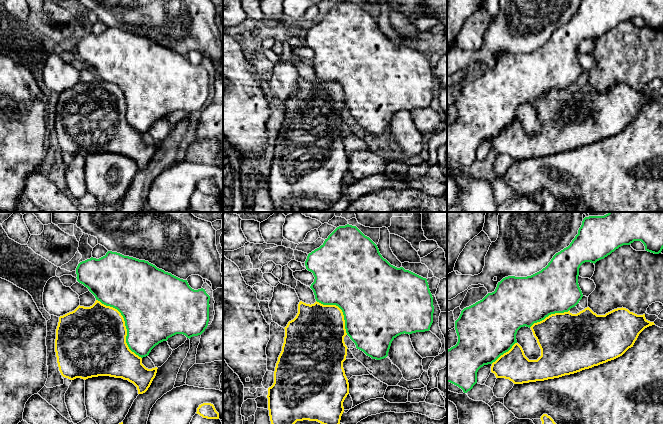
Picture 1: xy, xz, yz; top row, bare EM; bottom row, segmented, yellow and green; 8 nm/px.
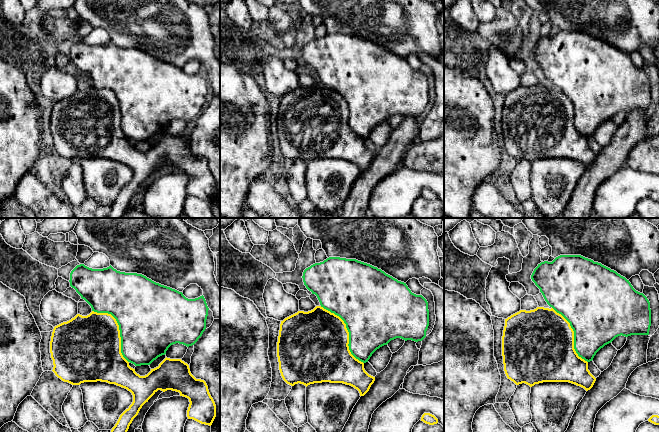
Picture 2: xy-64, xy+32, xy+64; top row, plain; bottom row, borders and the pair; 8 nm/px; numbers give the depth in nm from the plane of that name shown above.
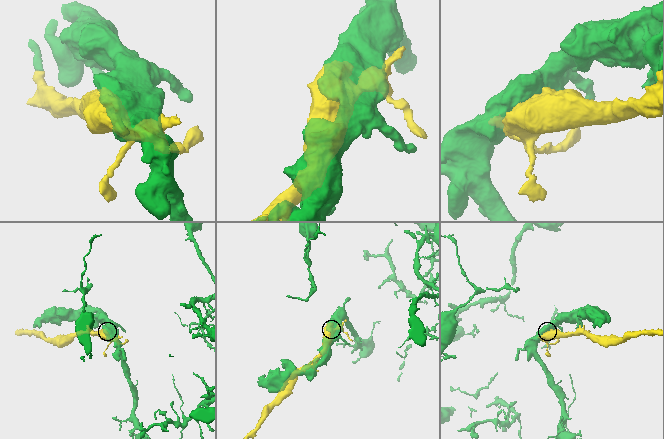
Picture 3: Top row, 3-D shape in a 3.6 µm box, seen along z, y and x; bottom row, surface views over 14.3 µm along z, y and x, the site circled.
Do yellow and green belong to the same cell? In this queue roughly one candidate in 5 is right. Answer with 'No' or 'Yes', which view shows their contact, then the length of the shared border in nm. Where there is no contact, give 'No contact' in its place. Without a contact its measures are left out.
No. Touches yellow in xy. Shared border 600 nm

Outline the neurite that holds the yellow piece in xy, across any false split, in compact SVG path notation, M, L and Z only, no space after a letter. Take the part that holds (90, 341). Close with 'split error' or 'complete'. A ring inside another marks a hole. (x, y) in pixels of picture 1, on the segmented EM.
M96 300L90 307L78 306L74 311L59 317L56 329L55 352L61 375L70 380L88 379L98 376L122 378L133 383L138 394L145 393L157 373L157 367L148 369L142 364L142 358L132 352L126 343L127 329L121 313L110 306Z | complete

